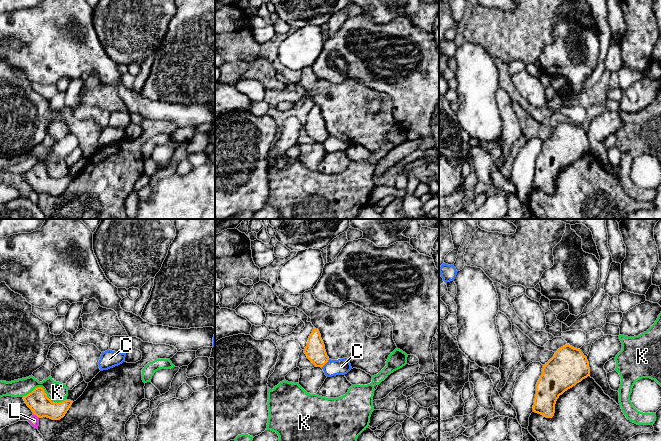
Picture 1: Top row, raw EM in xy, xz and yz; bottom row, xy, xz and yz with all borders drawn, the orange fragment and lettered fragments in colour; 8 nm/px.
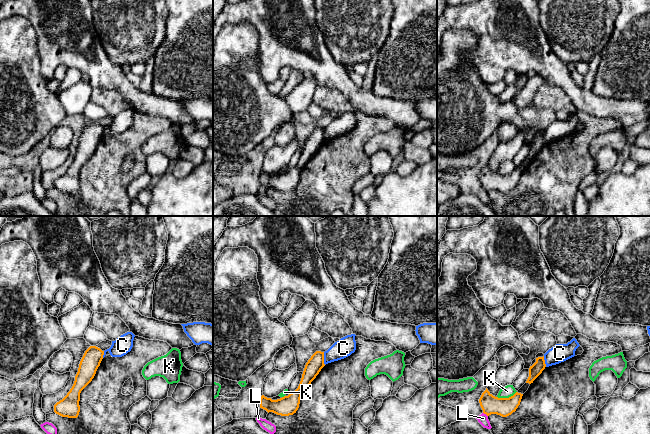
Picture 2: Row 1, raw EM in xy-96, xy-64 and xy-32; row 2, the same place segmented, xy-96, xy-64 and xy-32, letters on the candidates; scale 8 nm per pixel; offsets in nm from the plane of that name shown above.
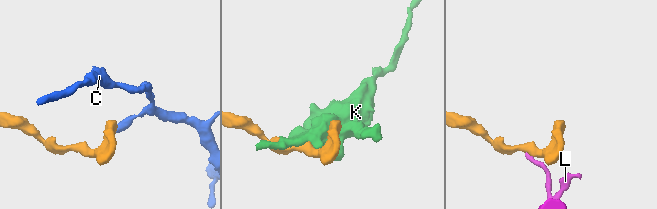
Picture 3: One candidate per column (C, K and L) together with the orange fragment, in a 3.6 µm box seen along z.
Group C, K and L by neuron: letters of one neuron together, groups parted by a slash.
C / K / L

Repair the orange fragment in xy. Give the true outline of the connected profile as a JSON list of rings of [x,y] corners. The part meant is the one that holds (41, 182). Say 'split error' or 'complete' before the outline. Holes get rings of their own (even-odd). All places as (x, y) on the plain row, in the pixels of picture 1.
complete; [[[42,163],[35,164],[31,169],[23,172],[23,175],[34,191],[52,196],[63,194],[73,179],[67,175],[59,179],[52,178]]]

